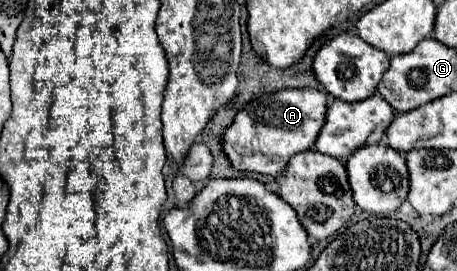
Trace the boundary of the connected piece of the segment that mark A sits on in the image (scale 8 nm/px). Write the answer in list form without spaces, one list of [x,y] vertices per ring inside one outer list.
[[[301,88],[301,90],[279,90],[275,94],[265,94],[265,96],[251,100],[249,104],[245,104],[243,110],[235,116],[233,124],[225,132],[223,150],[237,170],[279,176],[279,174],[283,174],[283,166],[287,166],[287,162],[295,154],[299,154],[303,150],[311,150],[315,146],[315,138],[319,136],[319,130],[323,128],[325,118],[327,118],[327,92],[323,92],[323,90]]]

